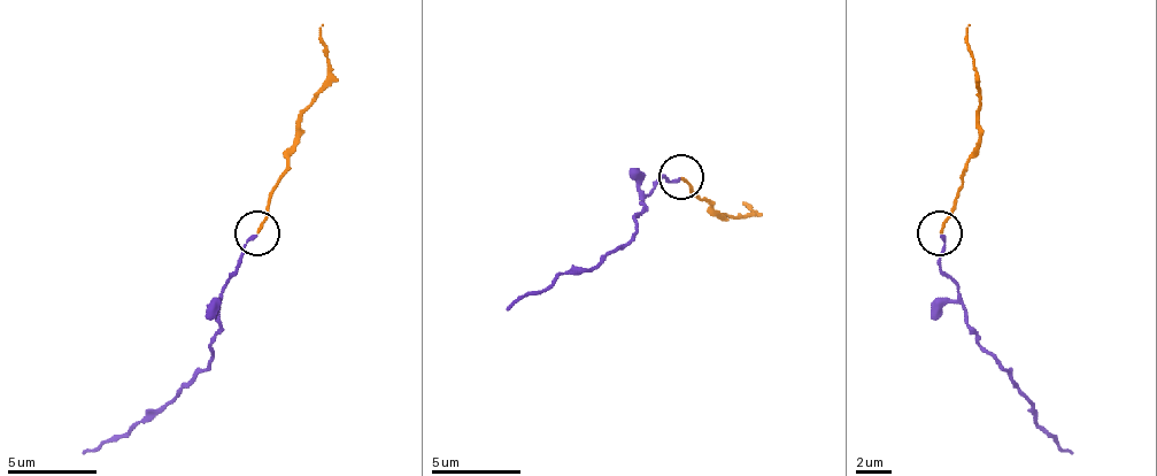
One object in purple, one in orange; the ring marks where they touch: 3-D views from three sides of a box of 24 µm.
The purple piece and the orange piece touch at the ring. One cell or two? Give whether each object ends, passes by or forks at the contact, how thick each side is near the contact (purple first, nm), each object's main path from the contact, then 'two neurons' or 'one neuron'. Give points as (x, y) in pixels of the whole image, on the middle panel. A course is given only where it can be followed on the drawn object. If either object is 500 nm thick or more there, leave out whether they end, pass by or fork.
purple ends; orange ends; calibres 150 and 130 nm; course purple (680, 178), (662, 178), (645, 196), (635, 232), (591, 268), (560, 273), (541, 290), (506, 308); course orange (680, 178), (720, 214), (751, 214), (747, 205); one neuron

